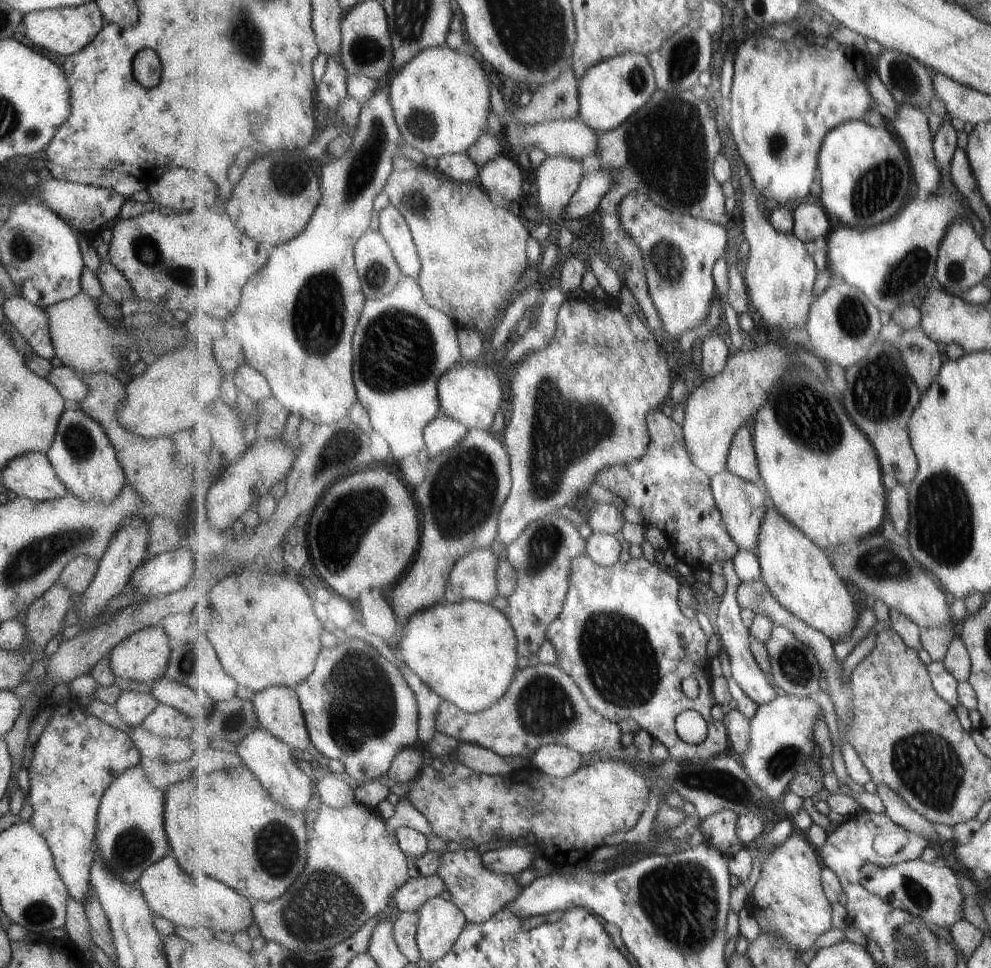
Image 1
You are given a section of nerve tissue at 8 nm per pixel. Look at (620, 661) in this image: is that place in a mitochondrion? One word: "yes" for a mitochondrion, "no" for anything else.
yes

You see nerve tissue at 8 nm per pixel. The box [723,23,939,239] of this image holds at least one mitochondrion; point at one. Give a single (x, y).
(878, 188)

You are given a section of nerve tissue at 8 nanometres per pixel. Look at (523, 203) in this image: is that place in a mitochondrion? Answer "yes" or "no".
no

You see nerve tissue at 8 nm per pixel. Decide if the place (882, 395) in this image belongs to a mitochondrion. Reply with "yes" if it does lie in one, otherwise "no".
yes

